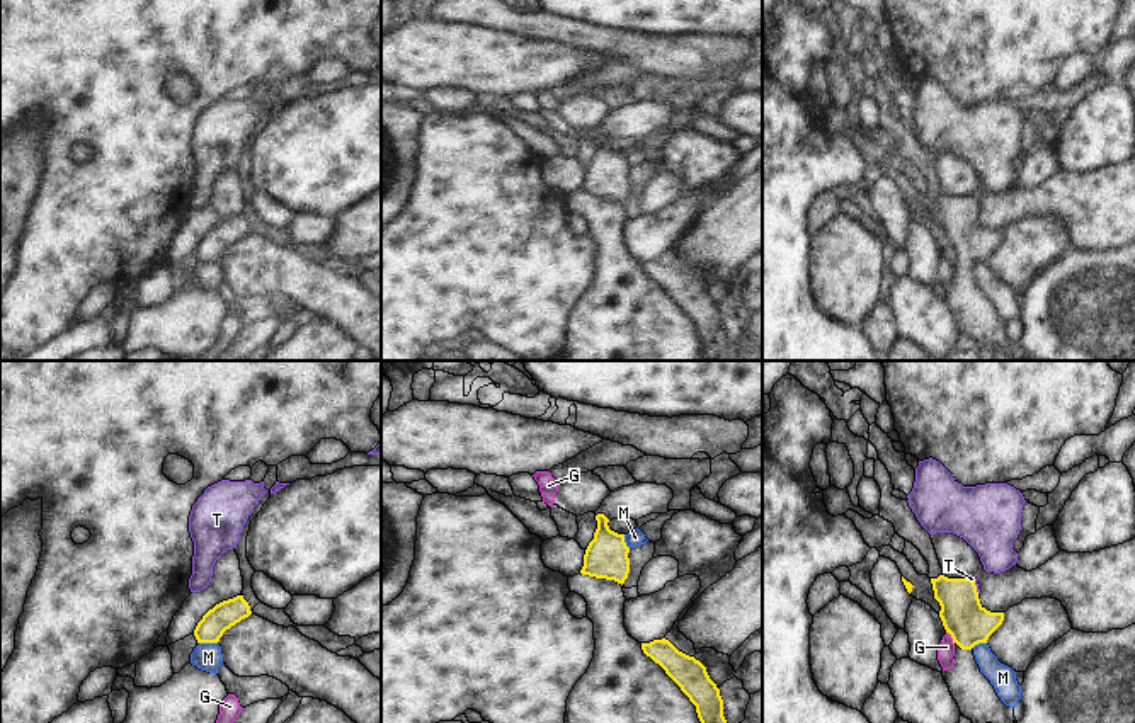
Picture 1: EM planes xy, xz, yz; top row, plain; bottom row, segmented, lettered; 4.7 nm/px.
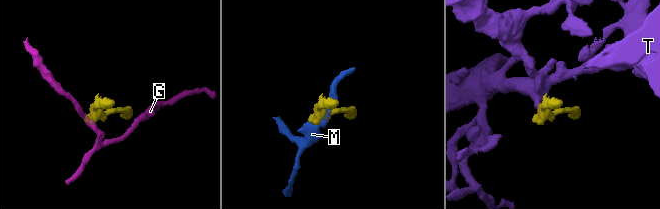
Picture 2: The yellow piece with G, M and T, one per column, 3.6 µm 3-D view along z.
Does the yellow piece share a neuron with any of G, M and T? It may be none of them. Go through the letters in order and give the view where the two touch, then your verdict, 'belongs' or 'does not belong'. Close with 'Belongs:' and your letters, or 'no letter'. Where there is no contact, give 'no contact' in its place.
G: contact in yz; does not belong
M: contact in xy; does not belong
T: contact in yz; belongs
Belongs: T

